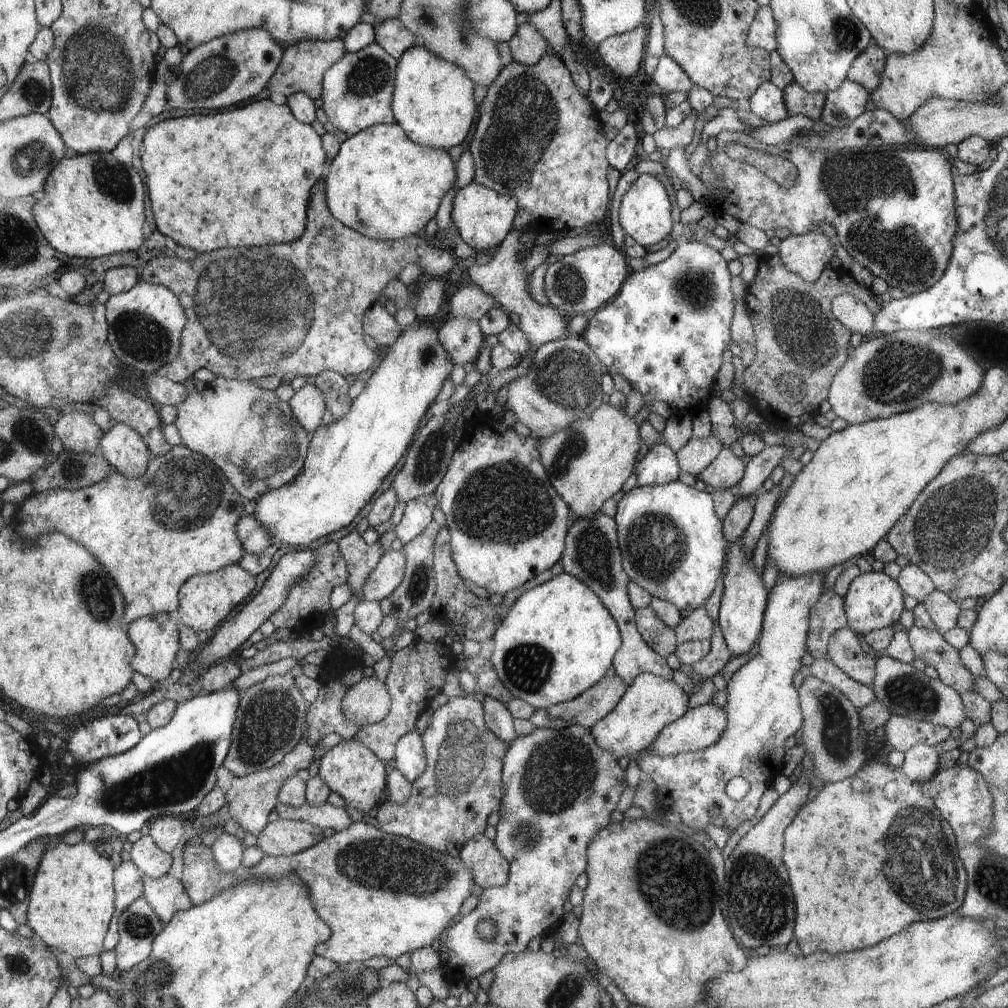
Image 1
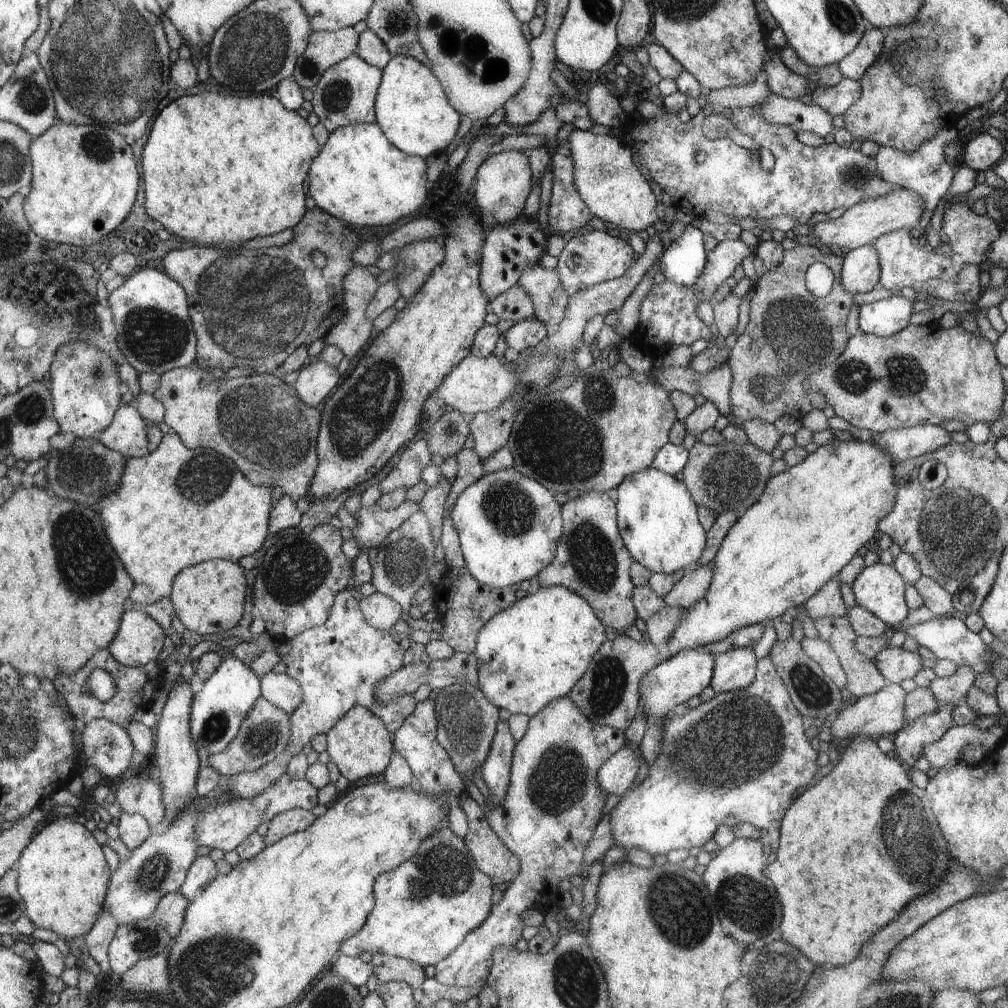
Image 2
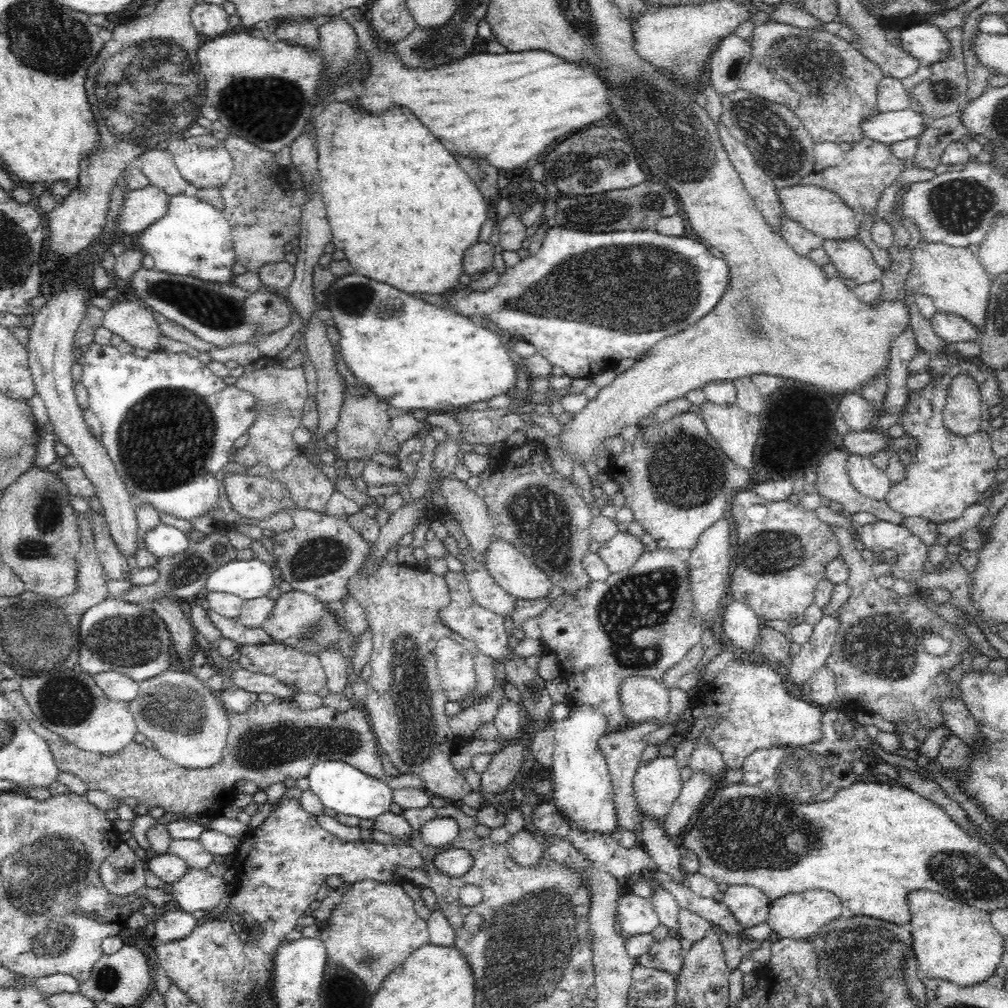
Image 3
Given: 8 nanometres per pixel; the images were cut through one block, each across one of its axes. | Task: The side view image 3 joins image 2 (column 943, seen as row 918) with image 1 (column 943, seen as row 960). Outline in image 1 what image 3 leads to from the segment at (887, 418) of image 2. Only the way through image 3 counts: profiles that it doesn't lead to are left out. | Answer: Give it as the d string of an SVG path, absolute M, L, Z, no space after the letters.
M949 329L903 330L887 335L876 334L862 340L832 381L828 400L834 414L844 418L848 425L859 425L914 410L927 402L947 405L973 395L980 388L985 371L980 370L976 360L966 352L964 343L954 340L958 336L956 332Z

